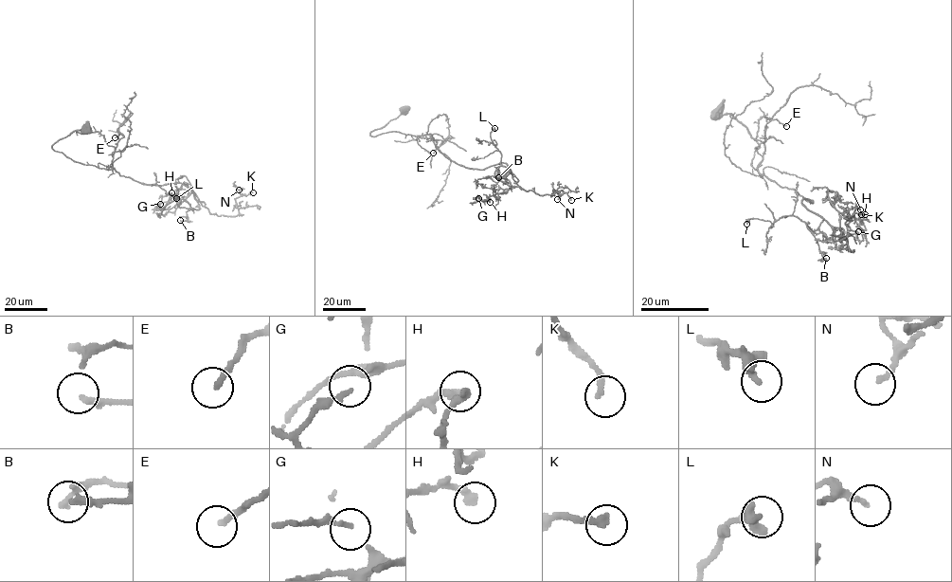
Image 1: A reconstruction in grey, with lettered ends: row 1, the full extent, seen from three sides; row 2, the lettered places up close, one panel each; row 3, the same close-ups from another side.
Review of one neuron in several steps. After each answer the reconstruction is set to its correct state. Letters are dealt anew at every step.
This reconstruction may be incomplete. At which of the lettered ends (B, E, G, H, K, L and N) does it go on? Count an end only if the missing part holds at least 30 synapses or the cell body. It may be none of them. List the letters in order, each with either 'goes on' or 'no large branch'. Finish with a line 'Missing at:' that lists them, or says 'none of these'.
B: no large branch
E: goes on
G: no large branch
H: no large branch
K: goes on
L: no large branch
N: no large branch
Missing at: E, K

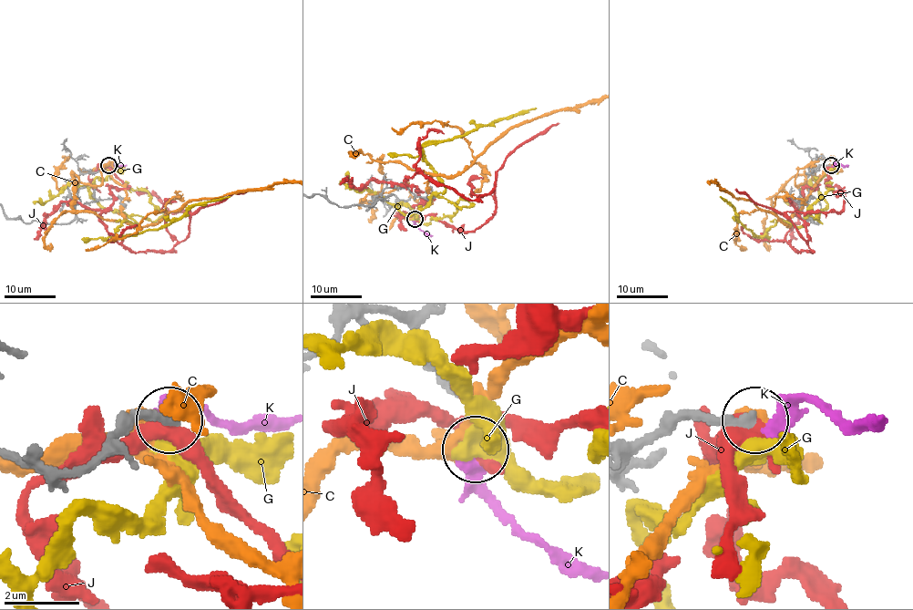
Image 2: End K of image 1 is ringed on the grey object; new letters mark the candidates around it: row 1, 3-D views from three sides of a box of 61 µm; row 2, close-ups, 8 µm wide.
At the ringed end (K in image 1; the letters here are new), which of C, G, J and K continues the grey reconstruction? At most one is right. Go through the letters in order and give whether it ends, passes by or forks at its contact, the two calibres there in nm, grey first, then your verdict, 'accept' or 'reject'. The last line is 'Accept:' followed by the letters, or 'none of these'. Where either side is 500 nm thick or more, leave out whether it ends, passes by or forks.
C: 240/600 nm | reject
G: 240/550 nm | reject
J: it forks | 280/440 nm | reject
K: it passes by | 240/320 nm | reject
Accept: none of these

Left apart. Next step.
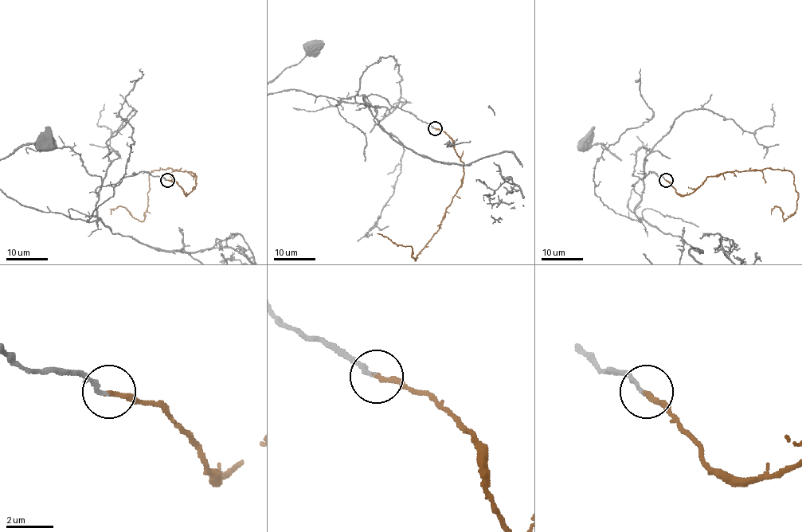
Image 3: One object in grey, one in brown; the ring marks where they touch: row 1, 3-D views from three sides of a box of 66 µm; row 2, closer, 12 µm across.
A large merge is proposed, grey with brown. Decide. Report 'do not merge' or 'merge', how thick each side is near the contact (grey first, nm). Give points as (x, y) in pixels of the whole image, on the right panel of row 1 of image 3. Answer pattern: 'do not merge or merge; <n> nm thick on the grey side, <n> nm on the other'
merge; 180 nm thick on the grey side, 200 nm on the other

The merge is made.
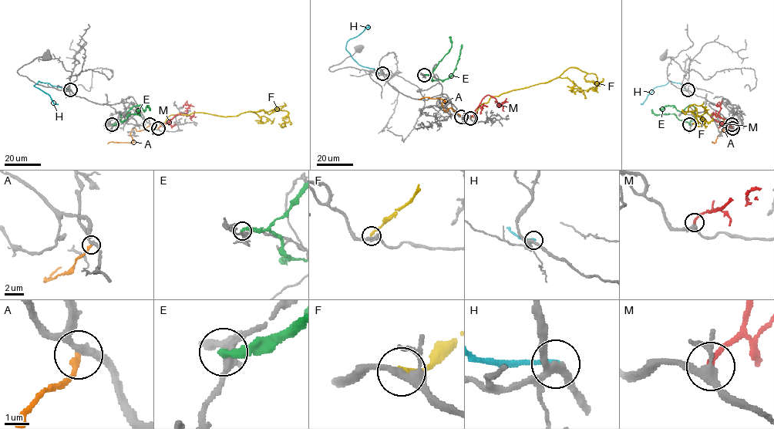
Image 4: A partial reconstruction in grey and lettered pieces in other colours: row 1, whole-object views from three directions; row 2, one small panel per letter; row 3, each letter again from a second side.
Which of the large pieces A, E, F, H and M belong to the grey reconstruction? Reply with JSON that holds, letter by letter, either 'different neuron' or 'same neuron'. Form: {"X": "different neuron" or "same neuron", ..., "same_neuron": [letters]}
{"A": "different neuron", "E": "different neuron", "F": "different neuron", "H": "different neuron", "M": "same neuron", "same_neuron": ["M"]}

